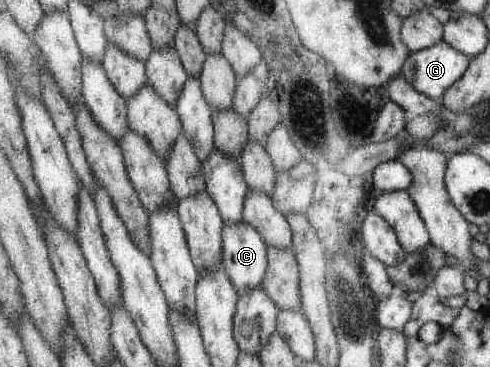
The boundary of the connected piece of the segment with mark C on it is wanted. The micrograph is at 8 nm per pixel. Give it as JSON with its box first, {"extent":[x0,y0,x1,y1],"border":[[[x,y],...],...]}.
{"extent":[223,220,268,296],"border":[[[245,220],[227,221],[223,234],[224,264],[241,296],[263,284],[268,268],[268,245],[257,228]]]}

